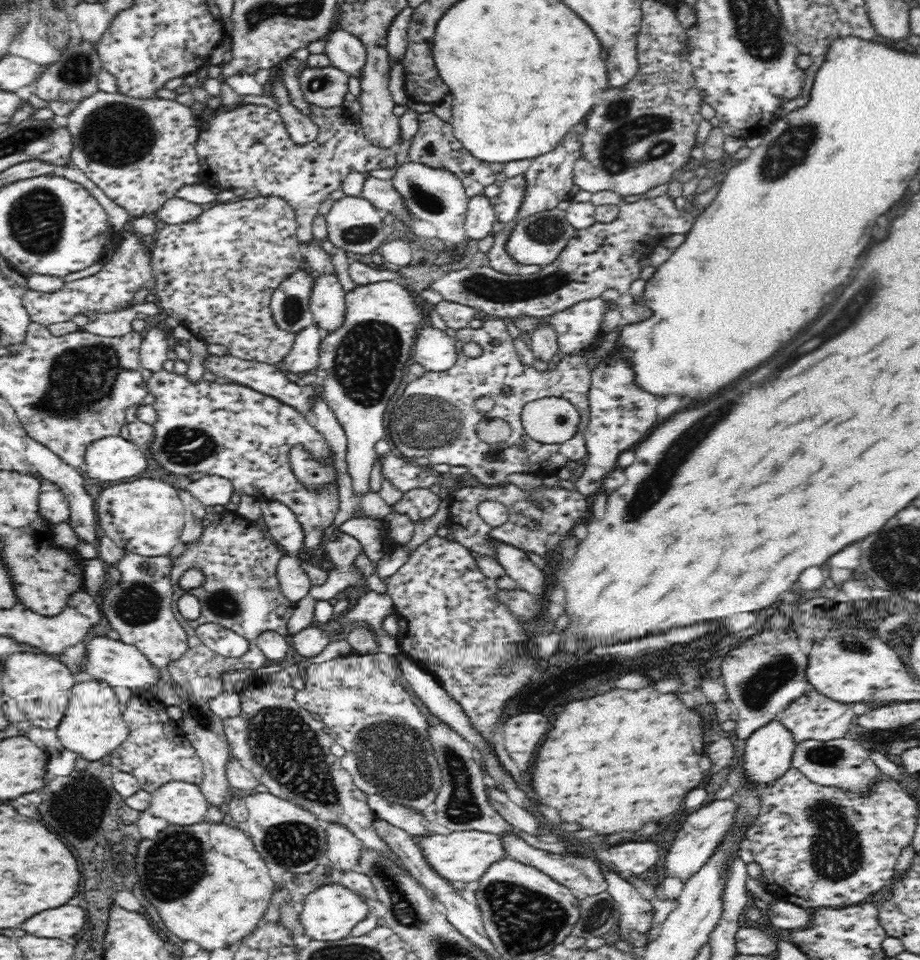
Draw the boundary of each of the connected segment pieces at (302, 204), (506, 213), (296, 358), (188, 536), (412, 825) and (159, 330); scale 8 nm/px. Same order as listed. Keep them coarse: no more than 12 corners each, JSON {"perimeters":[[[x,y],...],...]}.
{"perimeters":[[[307,101],[319,136],[291,142],[276,109],[199,117],[200,182],[278,195],[300,242],[353,171],[388,171],[396,146],[354,107]],[[526,175],[506,177],[490,198],[497,220],[513,224],[526,196]],[[312,324],[296,335],[280,369],[304,375],[318,370],[326,333]],[[180,490],[184,508],[181,542],[197,542],[207,512],[196,497]],[[376,794],[368,801],[378,818],[412,836],[431,834],[426,816]],[[159,324],[141,340],[140,366],[160,370],[168,359],[170,328]]]}

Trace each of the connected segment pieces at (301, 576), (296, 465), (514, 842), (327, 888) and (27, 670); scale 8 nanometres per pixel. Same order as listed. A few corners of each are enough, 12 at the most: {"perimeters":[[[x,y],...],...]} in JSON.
{"perimeters":[[[284,553],[276,574],[294,603],[312,586],[298,556]],[[301,446],[292,448],[294,473],[306,487],[336,481],[332,460],[312,460]],[[502,835],[506,856],[570,888],[580,900],[608,890],[590,858],[534,849]],[[333,882],[304,898],[314,940],[337,941],[368,918],[364,895]],[[8,650],[2,686],[32,725],[58,729],[74,678],[46,653]]]}

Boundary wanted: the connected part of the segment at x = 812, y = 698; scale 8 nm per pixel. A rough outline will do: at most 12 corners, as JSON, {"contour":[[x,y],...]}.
{"contour":[[814,688],[777,718],[797,744],[845,738],[854,703]]}

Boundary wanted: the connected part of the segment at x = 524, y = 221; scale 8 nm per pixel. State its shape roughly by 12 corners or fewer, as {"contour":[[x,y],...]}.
{"contour":[[554,207],[518,219],[505,249],[524,266],[560,257],[575,228]]}

